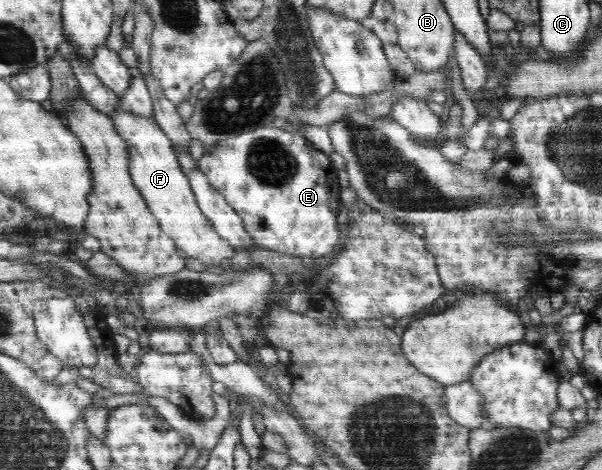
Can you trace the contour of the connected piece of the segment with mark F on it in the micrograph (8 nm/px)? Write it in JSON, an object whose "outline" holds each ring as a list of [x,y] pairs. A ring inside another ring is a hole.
{"outline":[[[122,105],[108,116],[118,135],[126,142],[131,180],[142,194],[162,231],[188,256],[196,258],[203,264],[219,265],[224,259],[231,258],[236,249],[216,233],[209,219],[201,212],[188,177],[180,170],[172,140],[164,130],[150,118],[126,112]]]}

